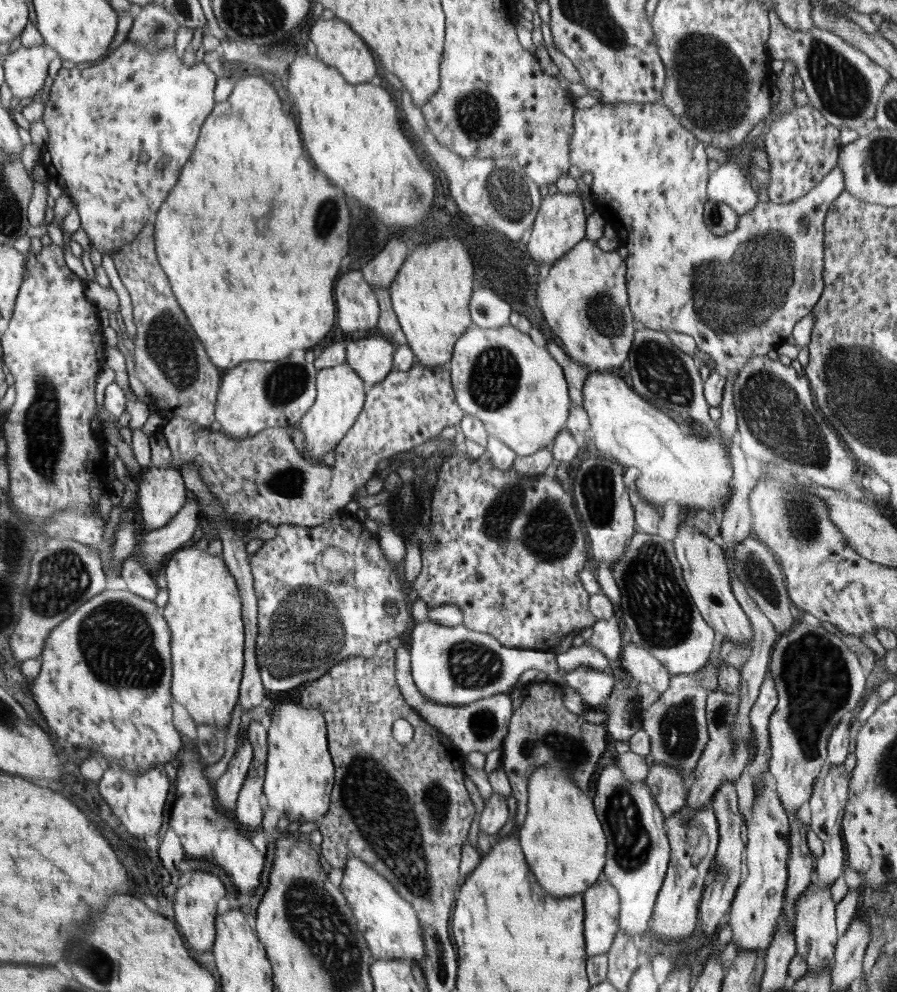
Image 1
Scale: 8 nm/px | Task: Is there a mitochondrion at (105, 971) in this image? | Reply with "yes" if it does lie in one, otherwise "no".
yes

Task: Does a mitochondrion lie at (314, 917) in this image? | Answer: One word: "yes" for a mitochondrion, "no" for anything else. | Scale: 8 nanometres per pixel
yes

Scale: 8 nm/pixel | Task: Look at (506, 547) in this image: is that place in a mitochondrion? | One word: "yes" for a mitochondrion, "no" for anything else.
no

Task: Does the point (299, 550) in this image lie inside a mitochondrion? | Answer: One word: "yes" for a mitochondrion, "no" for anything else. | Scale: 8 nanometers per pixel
no

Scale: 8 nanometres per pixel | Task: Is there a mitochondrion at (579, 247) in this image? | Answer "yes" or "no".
no

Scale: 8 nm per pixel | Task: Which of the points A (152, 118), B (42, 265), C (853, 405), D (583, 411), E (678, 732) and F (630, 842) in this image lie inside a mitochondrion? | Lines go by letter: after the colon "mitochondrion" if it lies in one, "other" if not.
A: mitochondrion
B: other
C: mitochondrion
D: other
E: mitochondrion
F: mitochondrion

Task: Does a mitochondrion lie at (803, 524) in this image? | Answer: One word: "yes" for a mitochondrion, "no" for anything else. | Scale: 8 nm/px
yes

